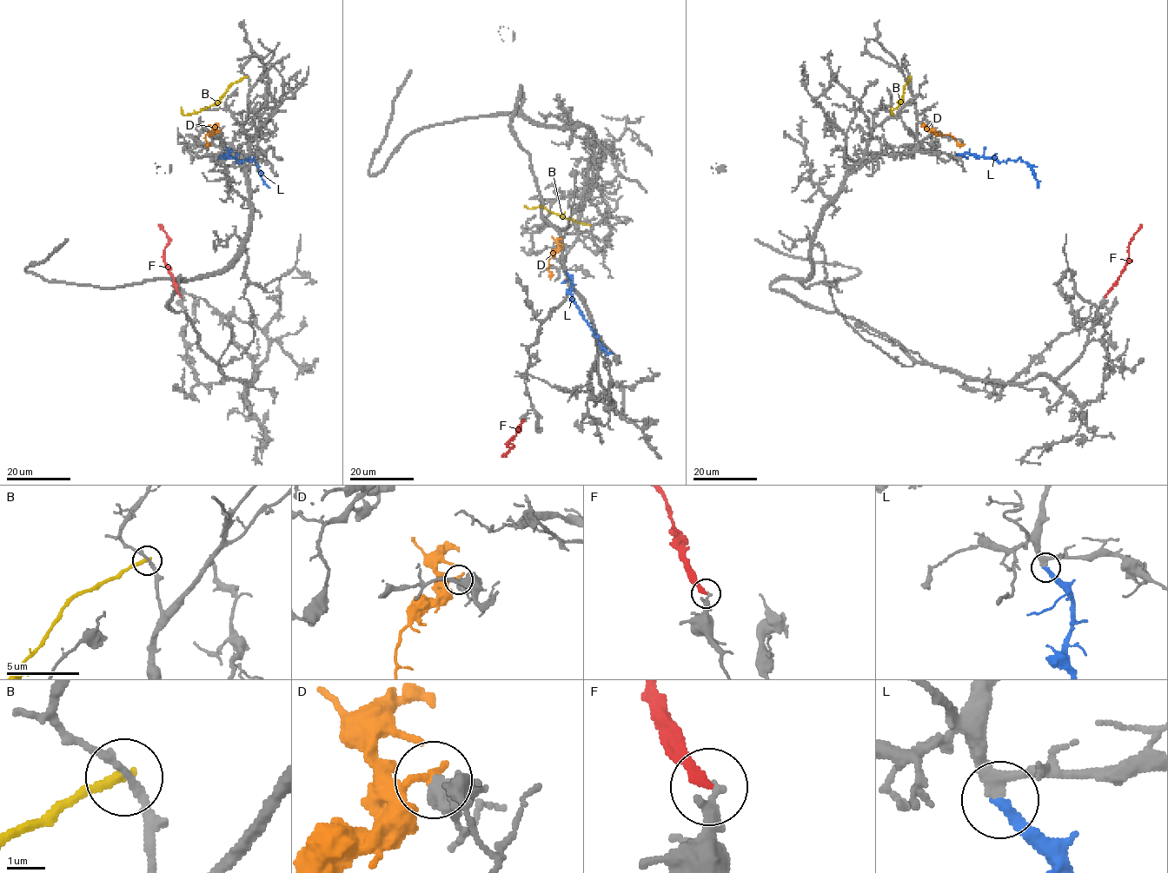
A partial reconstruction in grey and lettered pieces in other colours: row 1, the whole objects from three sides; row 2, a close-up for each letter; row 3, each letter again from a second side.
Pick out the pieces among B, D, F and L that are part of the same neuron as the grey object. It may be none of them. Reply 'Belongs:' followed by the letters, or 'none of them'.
Belongs: L

